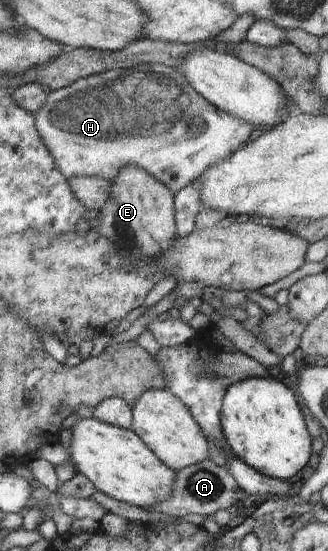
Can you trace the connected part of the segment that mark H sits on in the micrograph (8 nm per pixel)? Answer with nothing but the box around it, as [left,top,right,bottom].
[33,64,255,196]

